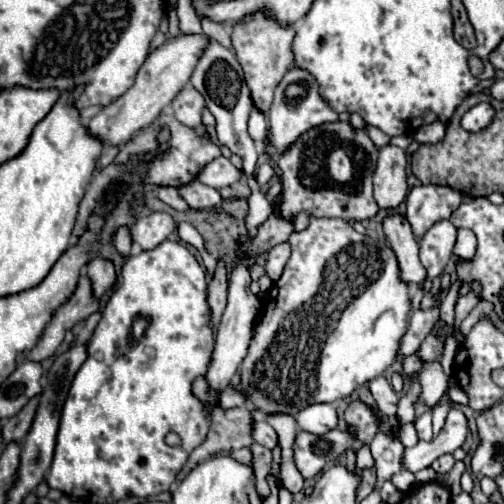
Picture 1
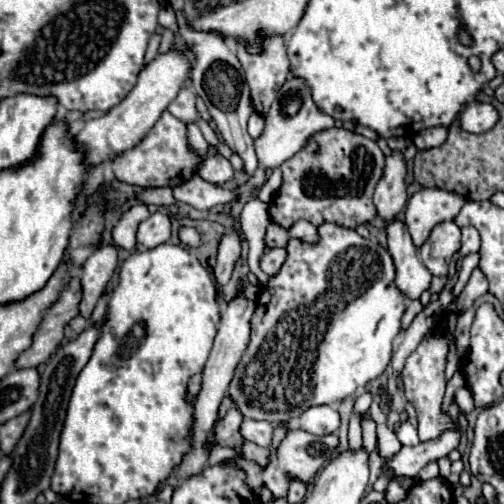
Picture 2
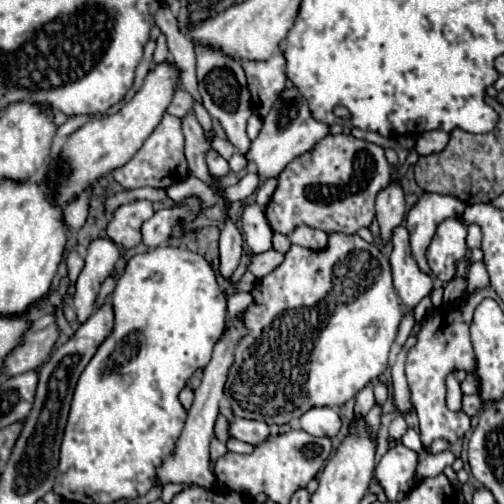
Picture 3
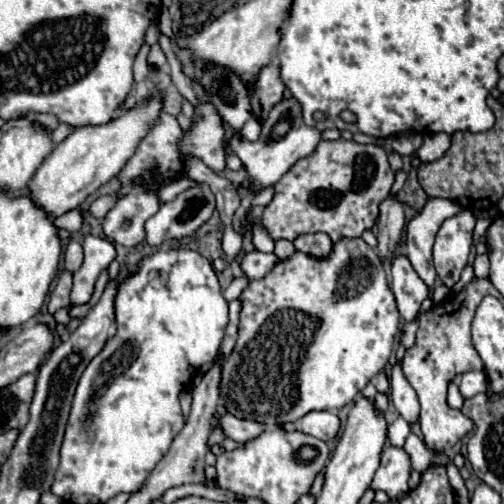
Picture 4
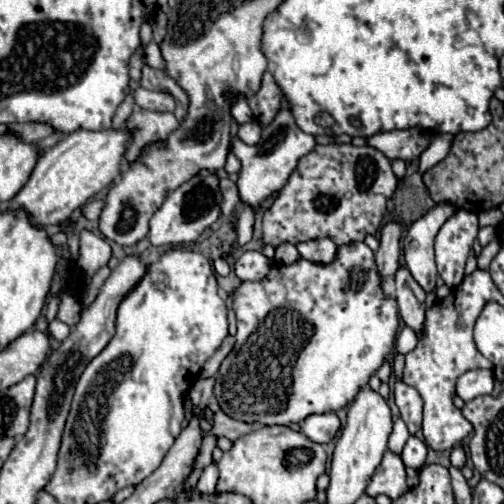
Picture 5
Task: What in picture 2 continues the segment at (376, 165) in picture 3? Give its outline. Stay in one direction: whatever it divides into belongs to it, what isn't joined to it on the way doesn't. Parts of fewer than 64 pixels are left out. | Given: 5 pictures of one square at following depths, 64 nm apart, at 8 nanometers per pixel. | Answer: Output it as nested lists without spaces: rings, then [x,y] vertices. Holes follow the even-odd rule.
[[[344,128],[318,132],[296,156],[292,156],[292,160],[286,160],[280,166],[282,186],[268,206],[272,222],[286,230],[300,218],[314,226],[332,222],[350,230],[358,224],[368,224],[376,216],[372,194],[378,180],[384,176],[384,160],[386,158],[374,140]]]

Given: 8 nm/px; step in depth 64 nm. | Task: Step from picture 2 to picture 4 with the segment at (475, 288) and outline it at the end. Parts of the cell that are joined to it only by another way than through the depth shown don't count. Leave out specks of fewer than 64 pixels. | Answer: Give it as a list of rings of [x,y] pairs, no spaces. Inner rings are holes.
[[[486,250],[484,254],[476,256],[474,260],[474,276],[480,278],[480,276],[488,276],[488,270],[490,270],[490,262],[488,262],[488,256],[490,256],[490,250]]]

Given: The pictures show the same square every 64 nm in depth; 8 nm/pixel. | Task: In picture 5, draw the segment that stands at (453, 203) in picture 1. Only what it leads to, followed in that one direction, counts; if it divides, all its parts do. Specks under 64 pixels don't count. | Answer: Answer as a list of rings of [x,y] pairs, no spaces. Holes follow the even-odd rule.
[[[436,204],[416,220],[404,240],[404,264],[424,292],[434,292],[438,272],[434,262],[434,238],[442,224],[456,212],[452,204]]]

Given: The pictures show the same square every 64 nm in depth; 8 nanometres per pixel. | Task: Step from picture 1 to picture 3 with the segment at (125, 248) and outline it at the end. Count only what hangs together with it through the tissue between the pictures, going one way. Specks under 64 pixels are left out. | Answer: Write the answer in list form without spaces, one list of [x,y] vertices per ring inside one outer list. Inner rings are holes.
[[[136,200],[116,208],[112,220],[106,226],[110,240],[124,248],[134,248],[142,242],[142,224],[154,214],[150,200]]]

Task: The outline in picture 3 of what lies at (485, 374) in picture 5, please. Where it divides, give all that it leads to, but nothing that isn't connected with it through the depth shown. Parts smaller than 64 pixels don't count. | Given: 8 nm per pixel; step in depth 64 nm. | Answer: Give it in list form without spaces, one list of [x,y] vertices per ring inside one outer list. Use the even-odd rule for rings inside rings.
[[[470,372],[464,380],[462,380],[462,394],[478,394],[480,392],[480,380],[474,372]]]

